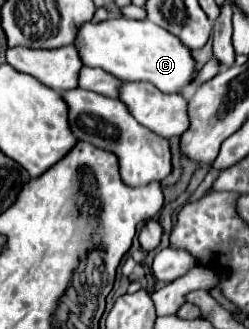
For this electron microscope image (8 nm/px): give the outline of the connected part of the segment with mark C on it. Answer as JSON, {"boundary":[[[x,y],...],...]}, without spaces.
{"boundary":[[[108,18],[104,22],[84,22],[76,34],[74,46],[84,66],[102,68],[124,82],[144,80],[162,92],[180,92],[194,78],[194,58],[174,34],[162,30],[150,20]]]}

